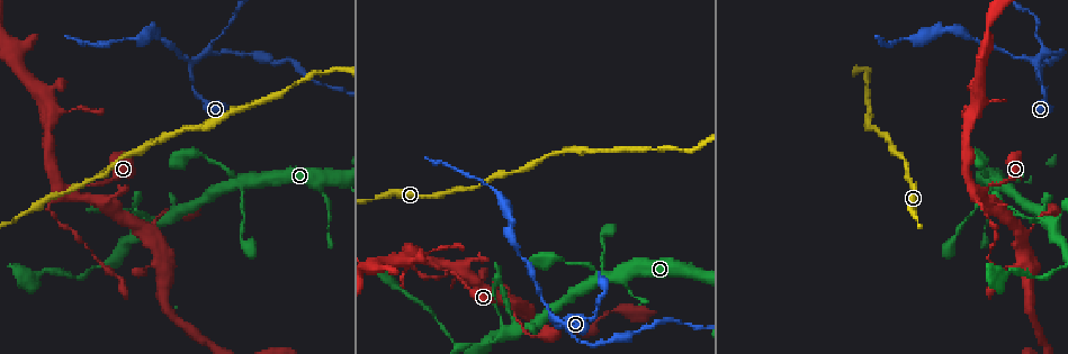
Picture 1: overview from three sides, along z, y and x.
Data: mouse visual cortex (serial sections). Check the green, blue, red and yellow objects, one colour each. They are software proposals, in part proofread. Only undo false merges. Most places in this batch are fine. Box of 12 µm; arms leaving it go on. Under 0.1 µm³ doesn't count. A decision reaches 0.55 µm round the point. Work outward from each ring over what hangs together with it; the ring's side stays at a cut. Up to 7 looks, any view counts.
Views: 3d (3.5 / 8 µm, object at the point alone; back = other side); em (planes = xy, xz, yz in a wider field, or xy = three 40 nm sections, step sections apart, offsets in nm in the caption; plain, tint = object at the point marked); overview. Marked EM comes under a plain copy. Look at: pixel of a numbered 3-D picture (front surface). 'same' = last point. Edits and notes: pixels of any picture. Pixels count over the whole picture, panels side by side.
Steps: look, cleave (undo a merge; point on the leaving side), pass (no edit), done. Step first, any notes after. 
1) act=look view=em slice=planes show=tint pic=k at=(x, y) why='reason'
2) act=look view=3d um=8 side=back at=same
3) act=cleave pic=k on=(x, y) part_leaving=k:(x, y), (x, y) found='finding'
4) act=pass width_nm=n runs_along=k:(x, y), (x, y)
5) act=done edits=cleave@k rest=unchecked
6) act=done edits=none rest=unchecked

act=look view=3d um=8 pic=1 at=(549, 317) why='thin neck'

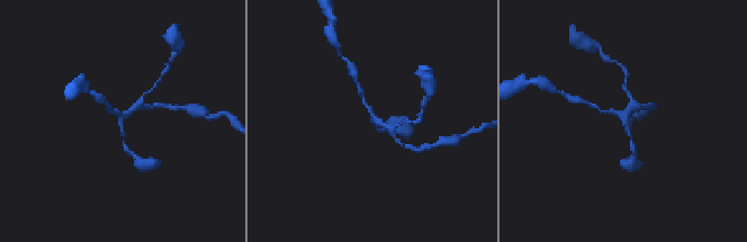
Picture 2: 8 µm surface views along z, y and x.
act=look view=3d um=3.5 pic=2 at=(623, 118) why='zoom in'

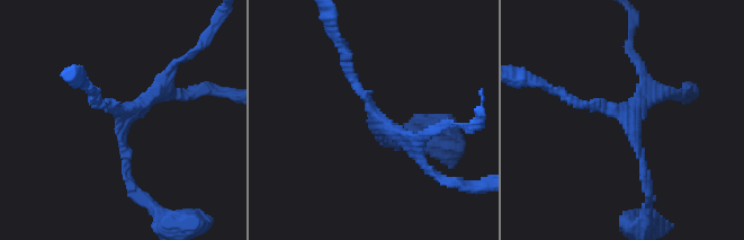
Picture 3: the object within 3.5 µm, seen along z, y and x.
act=look view=em slice=xy step=3 show=tint pic=3 at=(122, 124) arms=3 arm_widths_nm=150,150,200

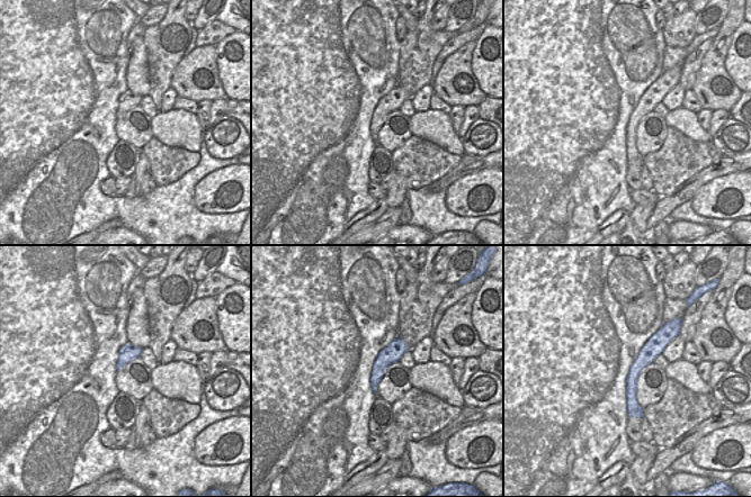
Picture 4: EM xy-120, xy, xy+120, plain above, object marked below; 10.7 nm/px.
act=pass runs_along=4:(660, 335), (633, 373), (631, 414) found='all the same cell'

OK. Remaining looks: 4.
act=look view=3d um=3.5 pic=1 at=(979, 205) why='sharp bend'

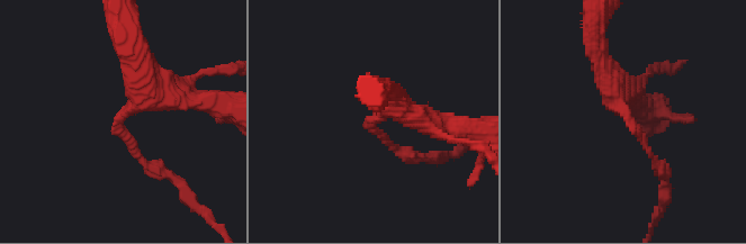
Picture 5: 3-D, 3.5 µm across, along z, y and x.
act=look view=em slice=planes show=tint pic=5 at=(628, 116) arm_widths_nm=100,350 why='need the tissue'

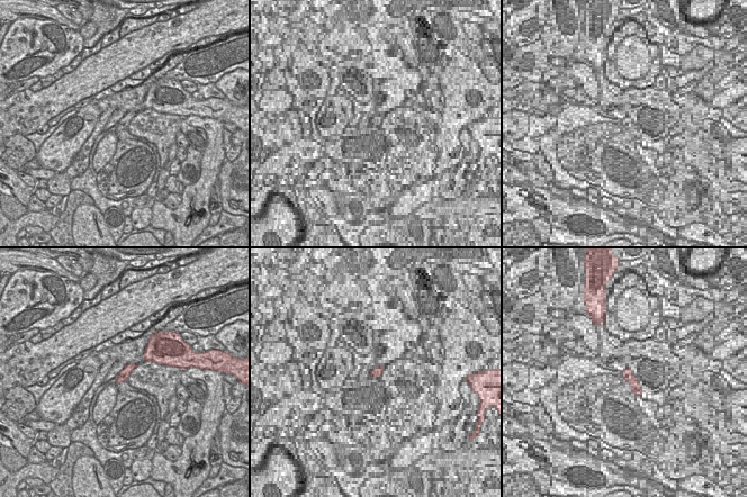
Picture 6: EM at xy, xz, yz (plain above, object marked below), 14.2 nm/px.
act=cleave pic=5 on=(135, 153) border=6:(117, 376), (127, 378) found='two cells meet here'

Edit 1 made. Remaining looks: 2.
act=done edits=cleave@5 rest=unchecked

